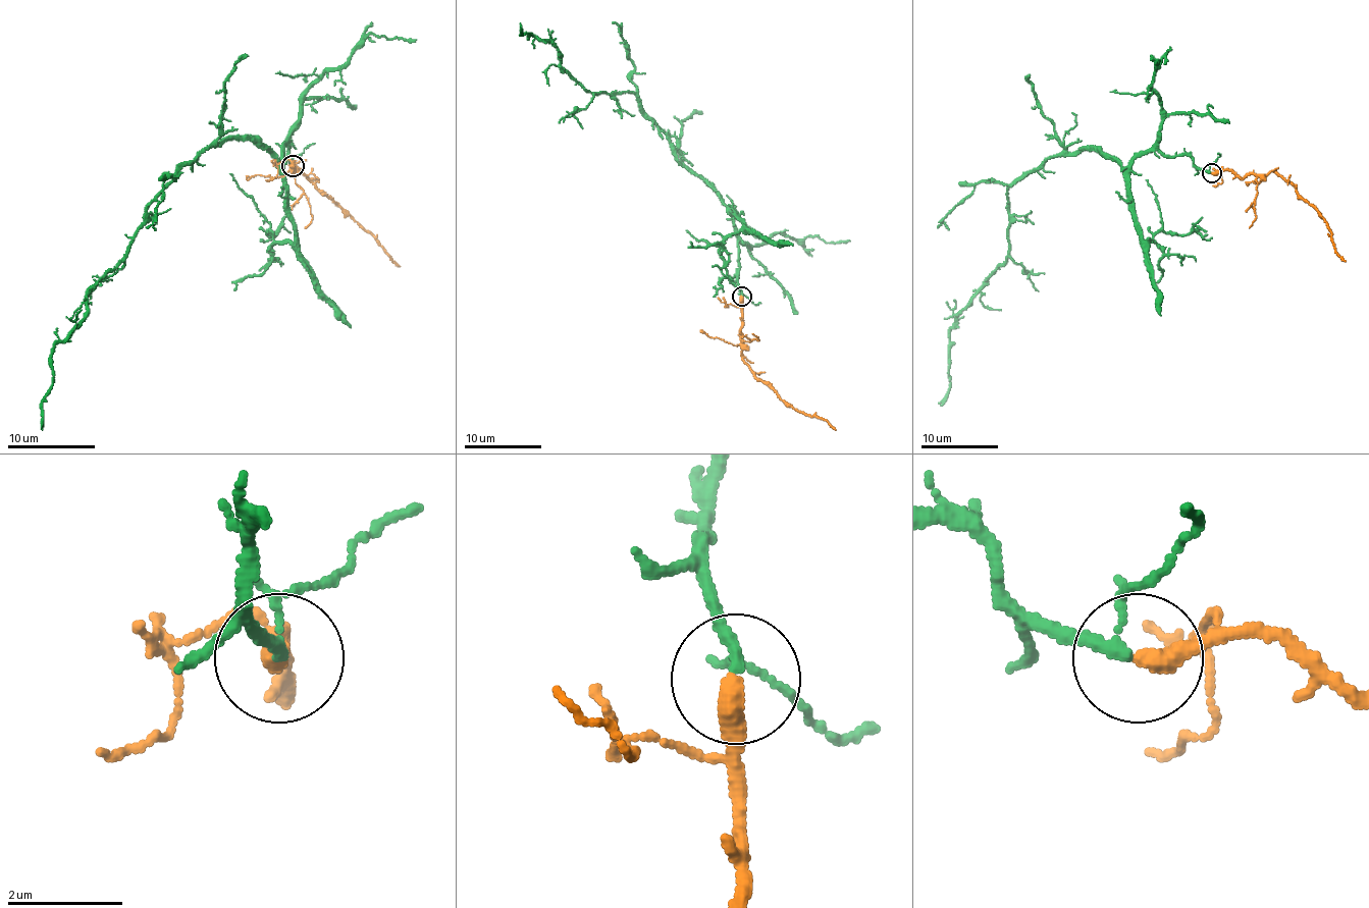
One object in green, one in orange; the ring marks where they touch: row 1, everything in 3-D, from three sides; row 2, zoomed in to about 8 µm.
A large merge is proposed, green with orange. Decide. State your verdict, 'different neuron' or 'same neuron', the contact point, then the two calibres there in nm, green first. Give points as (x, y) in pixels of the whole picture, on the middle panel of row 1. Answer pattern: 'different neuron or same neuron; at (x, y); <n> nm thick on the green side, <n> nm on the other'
same neuron; at (742, 297); 130 nm thick on the green side, 380 nm on the other

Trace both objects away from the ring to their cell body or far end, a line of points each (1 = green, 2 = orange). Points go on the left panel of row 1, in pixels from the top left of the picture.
1: (294, 166), (288, 141), (278, 160), (225, 138), (179, 168), (86, 298), (86, 317), (53, 348), (43, 430)
2: (294, 166), (294, 162), (294, 170), (292, 166), (296, 164), (400, 267)

